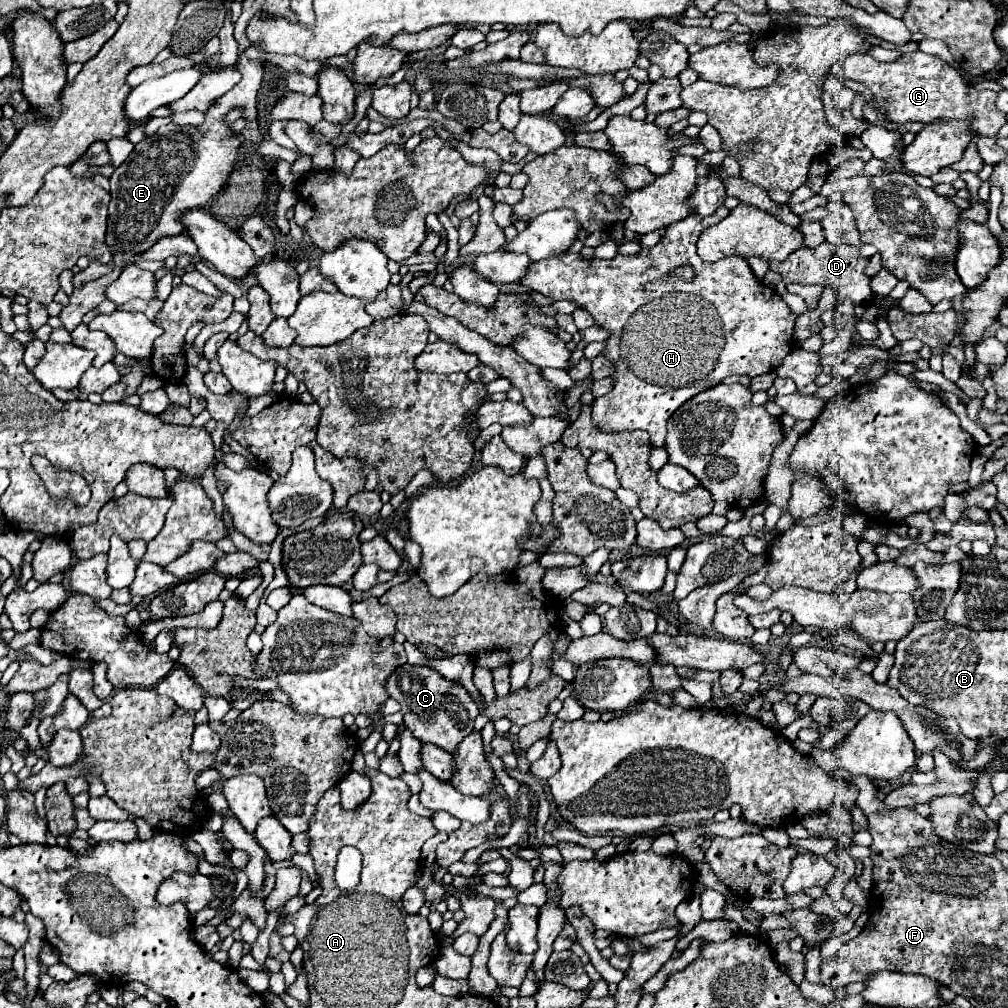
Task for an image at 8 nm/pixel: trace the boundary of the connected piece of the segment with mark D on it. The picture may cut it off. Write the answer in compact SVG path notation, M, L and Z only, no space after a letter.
M821 242L821 244L819 244L819 246L815 246L815 248L807 248L807 246L803 246L803 248L795 250L795 252L793 252L793 254L789 254L789 256L787 256L787 260L783 260L783 262L769 262L769 268L771 268L771 270L775 270L775 272L779 272L779 274L783 276L783 282L785 282L785 284L789 284L789 282L797 282L797 284L819 284L819 286L823 286L823 289L825 287L831 287L836 289L837 296L836 296L835 311L836 313L841 314L841 316L844 316L844 314L847 314L847 312L841 313L839 311L839 305L837 305L838 302L849 300L854 304L865 304L865 306L869 306L869 304L873 302L873 298L875 298L875 296L873 296L873 290L871 290L871 278L869 278L869 276L865 274L865 268L867 268L867 264L869 264L869 260L867 260L867 258L863 258L863 256L859 254L859 250L857 250L855 246L847 246L847 244L839 244L839 246L835 246L835 244L831 244L831 242Z

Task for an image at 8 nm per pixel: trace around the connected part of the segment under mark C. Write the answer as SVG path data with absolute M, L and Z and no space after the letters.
M403 664L387 680L387 692L401 704L405 716L405 726L421 742L431 742L447 752L451 752L457 742L461 742L473 730L473 722L479 714L479 706L467 694L465 686L443 678L437 670L427 666Z

